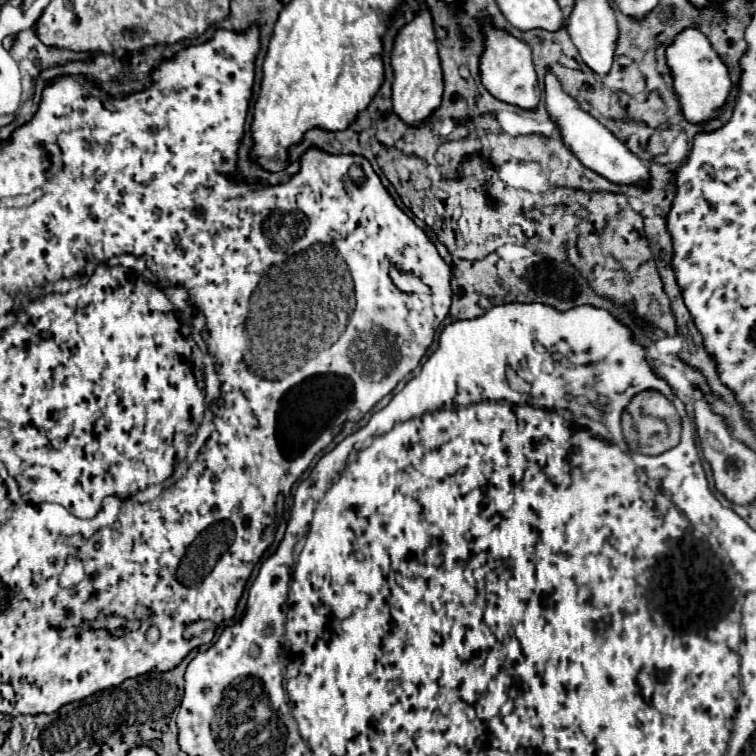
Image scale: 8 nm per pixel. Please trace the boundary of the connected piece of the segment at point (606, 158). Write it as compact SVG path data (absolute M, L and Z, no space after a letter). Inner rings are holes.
M547 73L547 77L545 77L545 103L547 103L547 111L549 111L551 119L561 129L563 143L577 155L577 159L585 167L593 169L595 173L607 177L609 181L613 181L617 185L645 185L645 181L649 181L649 165L643 163L637 155L633 155L595 117L581 111L577 101L573 101L573 97L569 97L567 93L563 93L557 77L551 75L551 73Z

